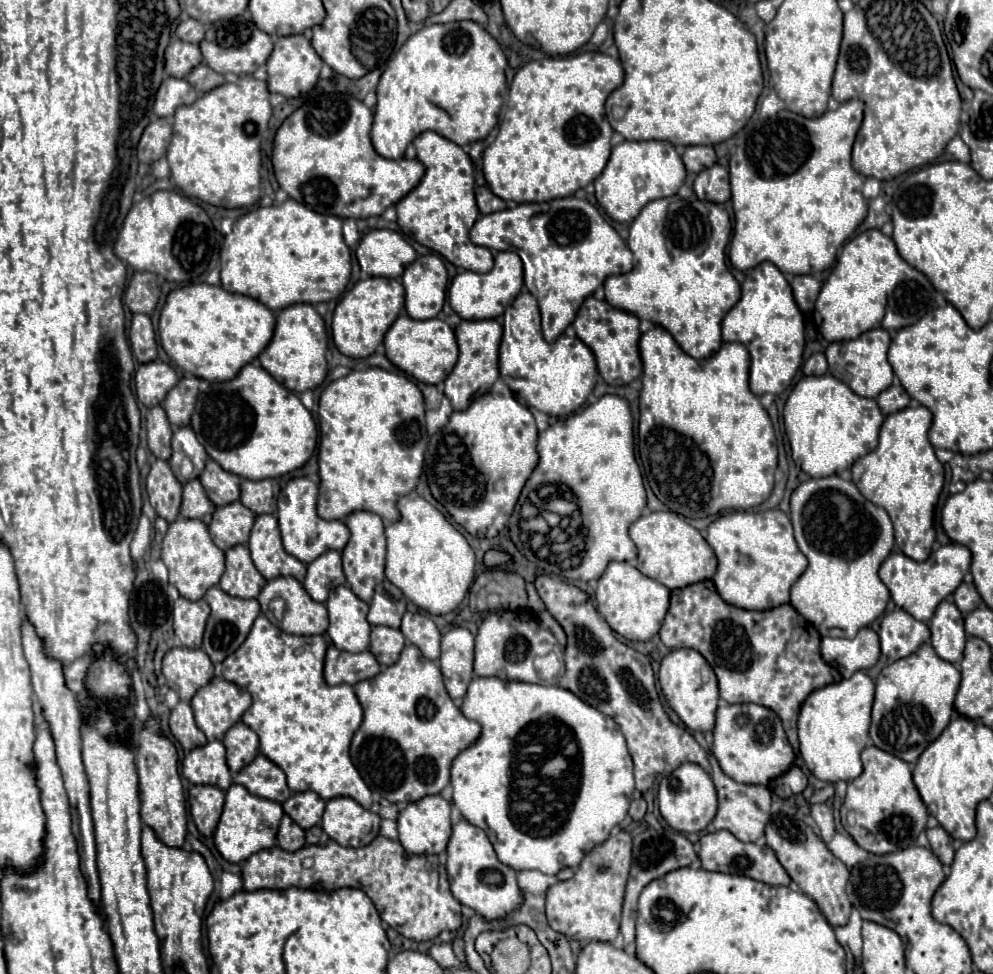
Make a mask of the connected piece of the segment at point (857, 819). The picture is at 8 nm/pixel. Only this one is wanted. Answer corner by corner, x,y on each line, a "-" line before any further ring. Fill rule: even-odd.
876,748
862,750
864,772
848,782
848,792
840,808
846,832
872,854
890,854
916,844
918,834
926,828
928,810
912,782
910,764

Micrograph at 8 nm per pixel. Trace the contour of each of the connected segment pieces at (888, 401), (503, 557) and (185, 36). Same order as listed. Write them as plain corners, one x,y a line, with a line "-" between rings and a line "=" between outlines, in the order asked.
896,382
892,384
890,388
886,388
878,398
876,398
882,414
892,414
892,412
898,412
902,408
906,408
910,404
910,396
904,392
904,388
=
490,550
490,552
486,552
486,556
484,556
484,564
486,564
488,568
500,566
500,564
504,564
504,562
508,562
508,560
510,560
508,554
502,554
502,552
496,552
496,550
=
186,18
178,24
176,28
176,36
184,42
192,42
192,44
198,44
202,38
204,38
204,24
194,20
194,18

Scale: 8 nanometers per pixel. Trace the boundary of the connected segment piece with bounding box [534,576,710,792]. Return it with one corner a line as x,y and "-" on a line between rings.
538,576
534,584
548,612
560,622
568,636
564,652
566,672
560,678
560,686
576,692
580,700
592,704
618,722
634,760
636,790
646,792
654,784
656,774
670,774
684,762
696,762
704,770
710,770
706,750
692,738
692,734
676,726
666,716
654,686
654,672
650,662
646,662
646,656
622,644
612,634
612,628
600,618
588,596
576,586
548,576

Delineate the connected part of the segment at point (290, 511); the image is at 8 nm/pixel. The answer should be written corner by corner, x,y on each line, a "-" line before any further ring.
292,478
286,488
280,490
278,496
278,524
282,532
284,550
304,564
310,564
312,560
316,560
316,556
324,554
326,550
342,550
350,538
350,530
344,522
328,522
316,514
316,498
318,486
308,478

